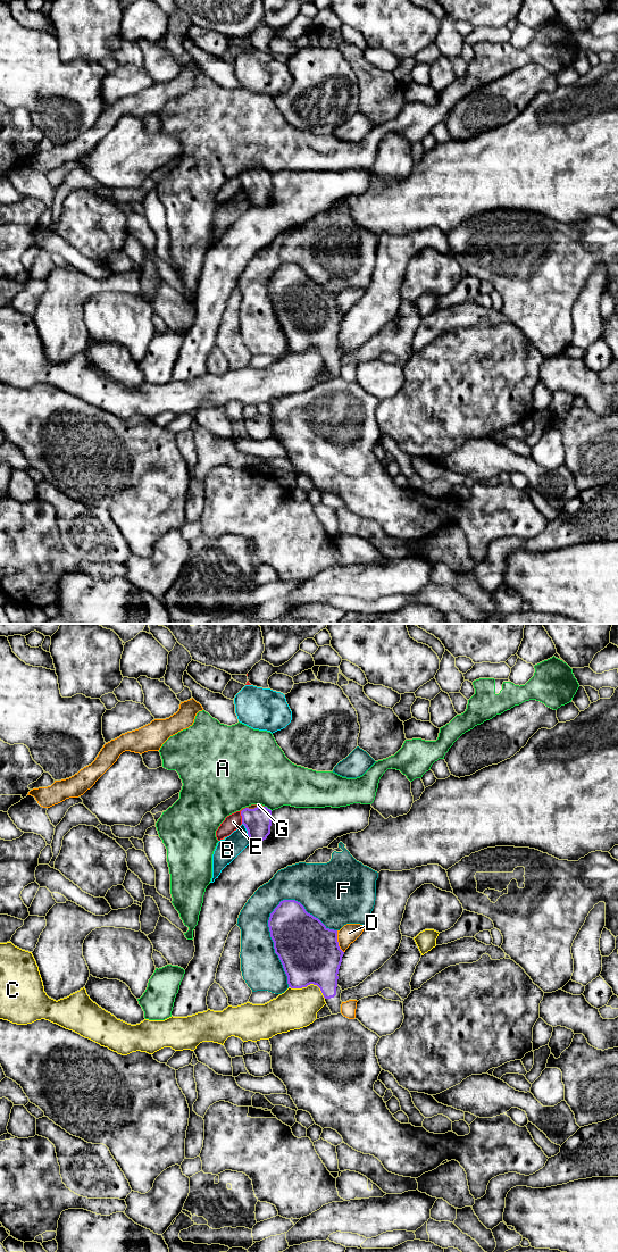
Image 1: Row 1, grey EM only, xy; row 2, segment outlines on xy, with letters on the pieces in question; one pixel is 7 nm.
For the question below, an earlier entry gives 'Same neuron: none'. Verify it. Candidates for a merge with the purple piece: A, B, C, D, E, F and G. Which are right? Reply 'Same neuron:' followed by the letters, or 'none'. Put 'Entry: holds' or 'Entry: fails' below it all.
Same neuron: G
Entry: fails

